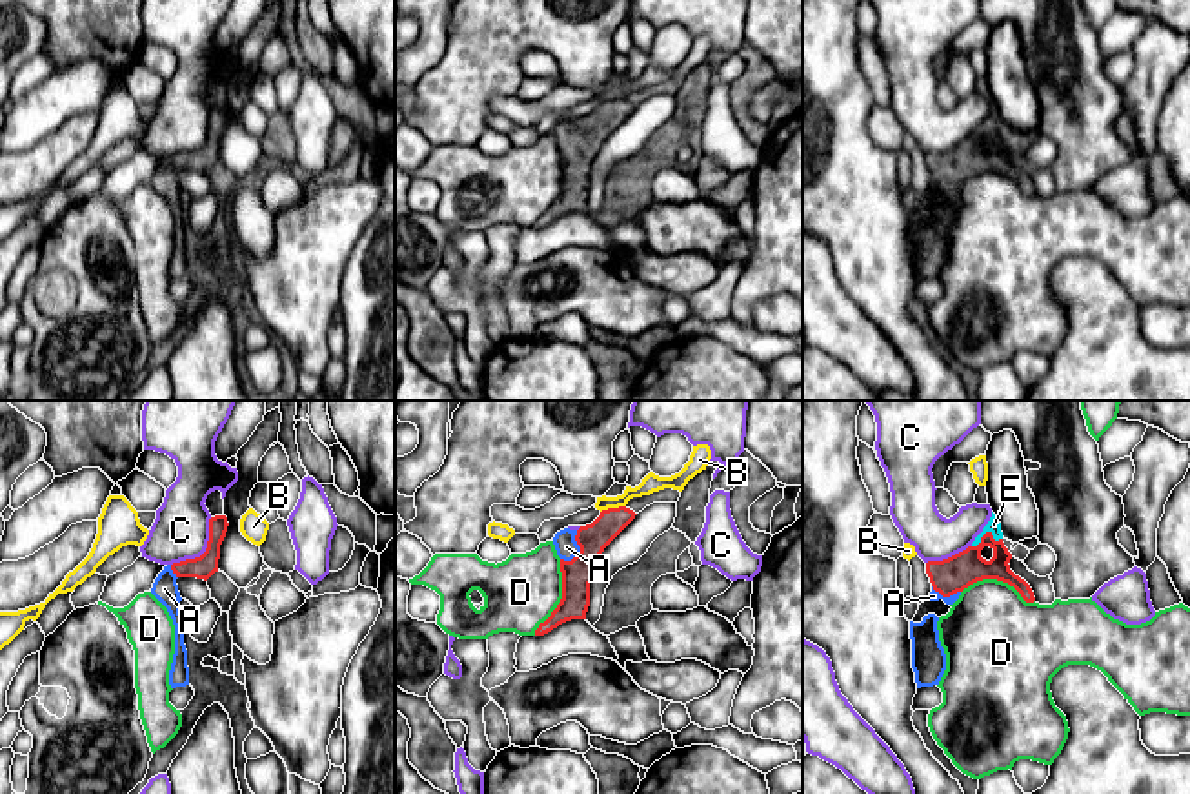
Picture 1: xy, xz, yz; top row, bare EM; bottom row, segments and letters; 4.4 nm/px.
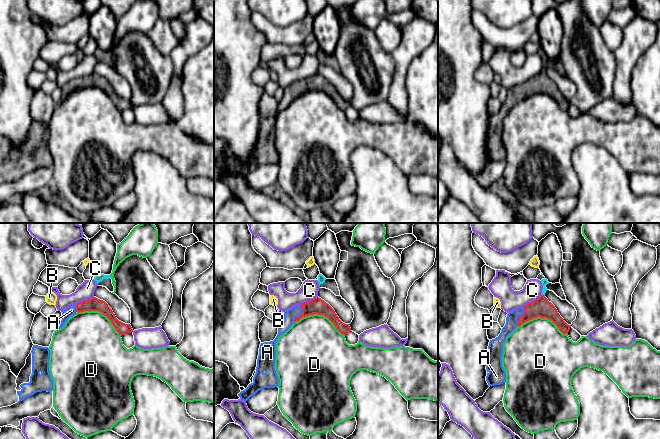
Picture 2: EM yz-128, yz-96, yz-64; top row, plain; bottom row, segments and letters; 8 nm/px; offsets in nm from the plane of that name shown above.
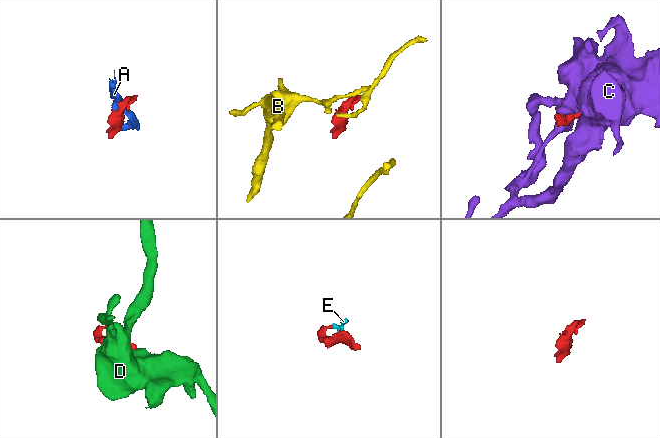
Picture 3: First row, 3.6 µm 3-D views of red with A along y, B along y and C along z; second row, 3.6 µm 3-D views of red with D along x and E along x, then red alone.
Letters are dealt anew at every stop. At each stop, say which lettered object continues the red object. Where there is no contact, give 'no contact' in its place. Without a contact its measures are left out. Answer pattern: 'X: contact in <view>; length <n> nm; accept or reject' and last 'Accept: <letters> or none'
A: contact in xz; length 160 nm; accept
B: contact in xz; length 120 nm; reject
C: contact in xy; length 280 nm; reject
D: contact in xz; length 360 nm; reject
E: contact in yz; length 140 nm; accept
Accept: A, E

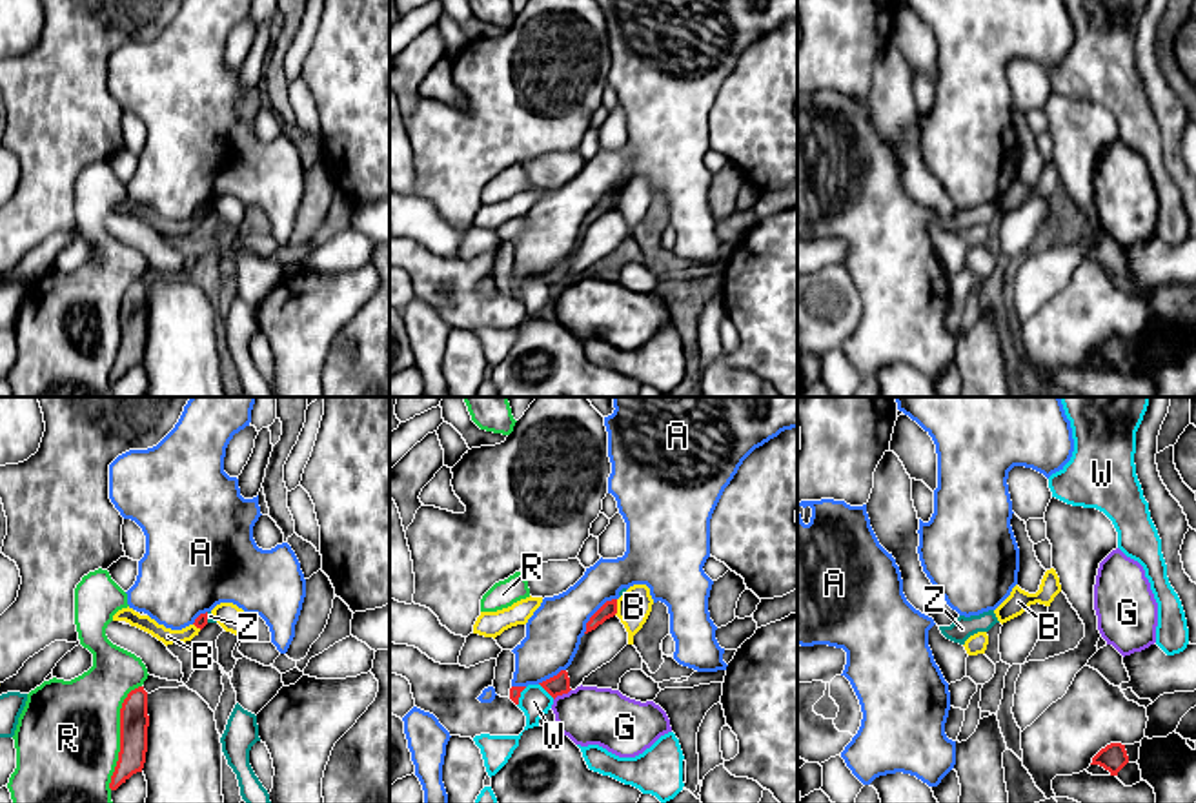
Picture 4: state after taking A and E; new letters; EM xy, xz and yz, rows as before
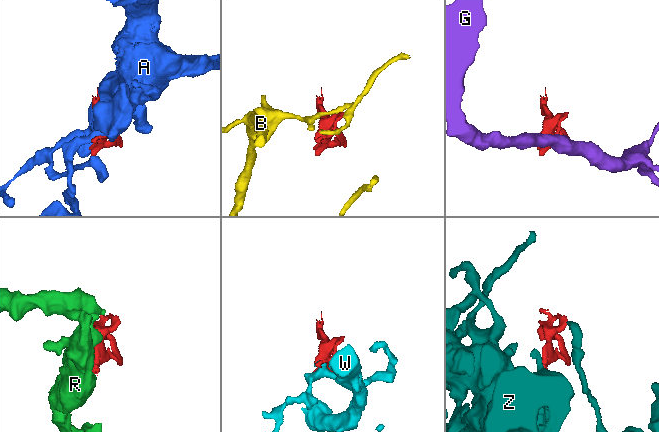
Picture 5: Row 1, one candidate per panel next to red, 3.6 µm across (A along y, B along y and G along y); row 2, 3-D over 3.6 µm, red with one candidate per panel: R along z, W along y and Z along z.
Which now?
A: contact in xz; length 220 nm; reject
B: contact in xz; length 70 nm; reject
G: contact in xz; length 90 nm; reject
R: contact in xy; length 480 nm; reject
W: contact in xz; length 100 nm; reject
Z: contact in xy; length 50 nm; reject
Accept: none

